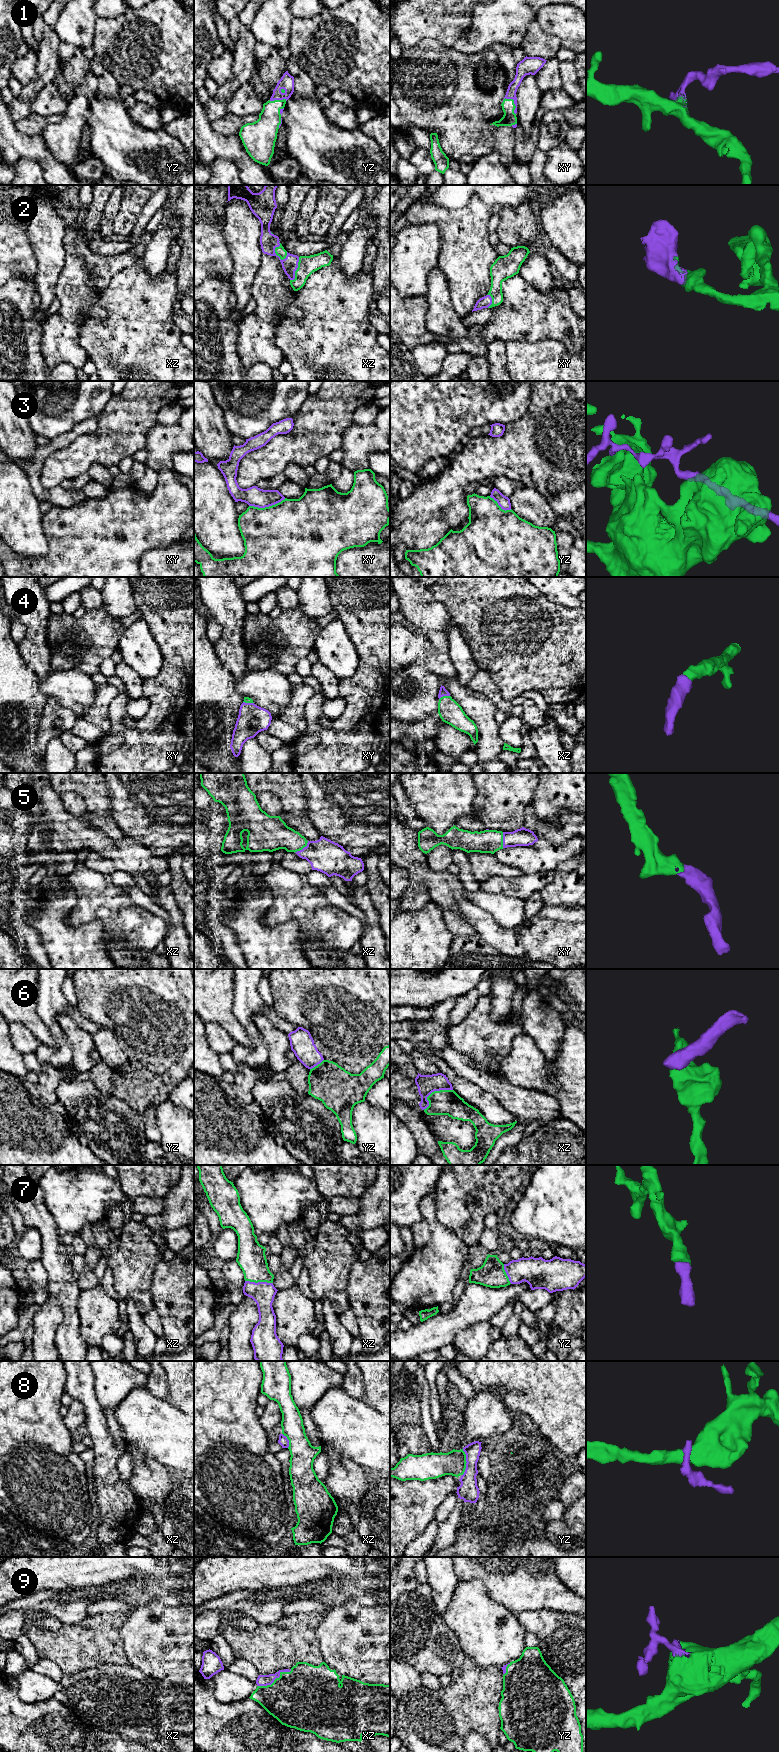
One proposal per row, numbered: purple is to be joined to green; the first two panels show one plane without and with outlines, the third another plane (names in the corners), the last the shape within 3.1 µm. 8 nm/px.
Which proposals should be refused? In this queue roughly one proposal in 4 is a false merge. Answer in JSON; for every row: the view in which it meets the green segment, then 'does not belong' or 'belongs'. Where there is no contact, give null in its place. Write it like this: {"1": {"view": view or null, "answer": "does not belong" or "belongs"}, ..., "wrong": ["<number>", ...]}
{"1": {"view": "xy", "answer": "belongs"}, "2": {"view": "xz", "answer": "belongs"}, "3": {"view": "xy", "answer": "does not belong"}, "4": {"view": "xz", "answer": "belongs"}, "5": {"view": "xz", "answer": "belongs"}, "6": {"view": "xz", "answer": "does not belong"}, "7": {"view": "xz", "answer": "belongs"}, "8": {"view": "yz", "answer": "does not belong"}, "9": {"view": "xz", "answer": "belongs"}, "wrong": ["3", "6", "8"]}

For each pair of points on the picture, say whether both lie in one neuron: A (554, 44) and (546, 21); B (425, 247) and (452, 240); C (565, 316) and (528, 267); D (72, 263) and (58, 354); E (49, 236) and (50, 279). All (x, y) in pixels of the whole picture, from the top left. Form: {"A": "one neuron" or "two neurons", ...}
{"A": "two neurons", "B": "two neurons", "C": "two neurons", "D": "one neuron", "E": "one neuron"}

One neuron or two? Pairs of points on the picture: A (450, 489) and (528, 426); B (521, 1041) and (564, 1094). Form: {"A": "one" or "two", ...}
{"A": "one", "B": "one"}

